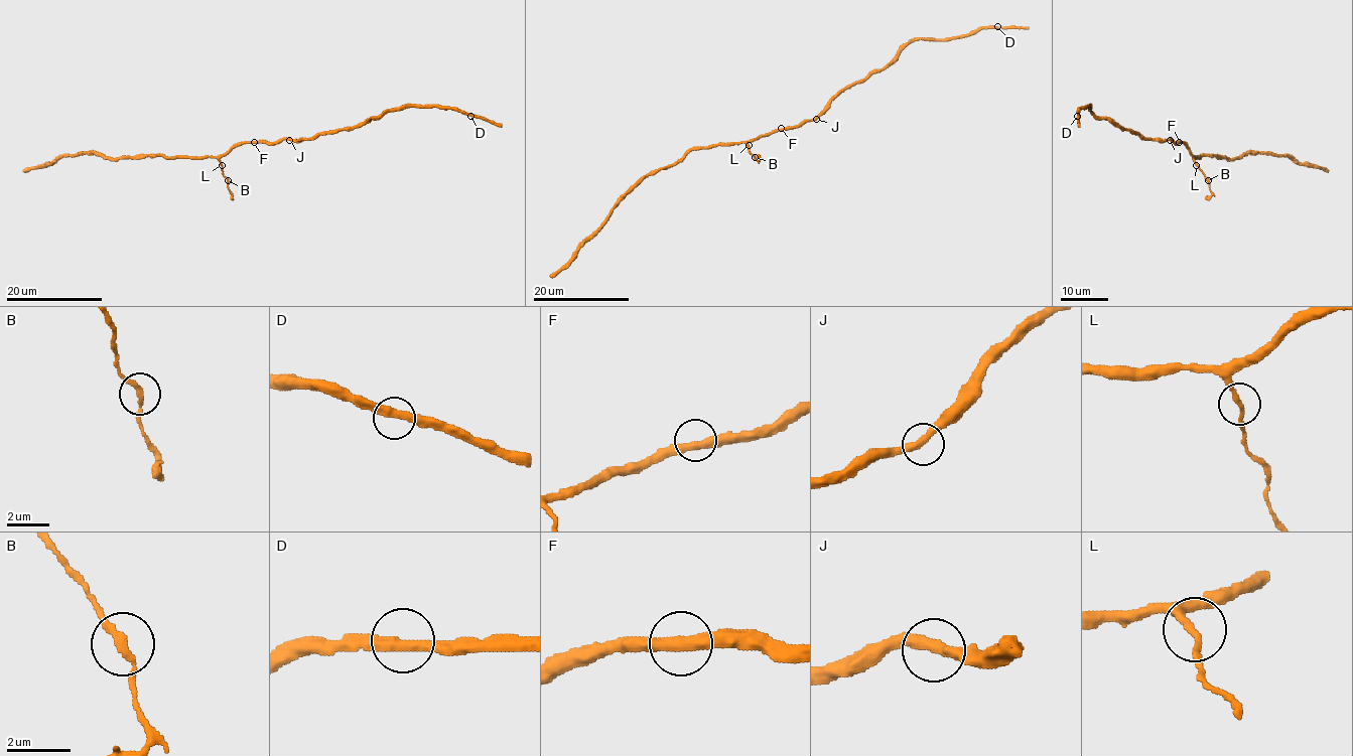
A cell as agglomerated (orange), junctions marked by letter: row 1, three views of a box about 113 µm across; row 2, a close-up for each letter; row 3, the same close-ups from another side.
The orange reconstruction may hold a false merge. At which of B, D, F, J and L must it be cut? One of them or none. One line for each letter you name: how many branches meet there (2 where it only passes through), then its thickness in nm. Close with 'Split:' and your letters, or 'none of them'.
Split: none of them

